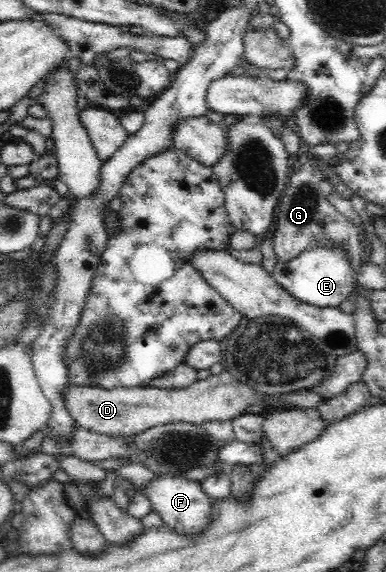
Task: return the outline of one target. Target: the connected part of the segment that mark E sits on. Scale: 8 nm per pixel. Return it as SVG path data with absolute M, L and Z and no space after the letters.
M340 248L304 251L300 257L290 259L286 265L277 265L273 279L296 302L320 309L340 308L340 305L351 297L354 289L354 272L350 269L350 264L346 262Z

